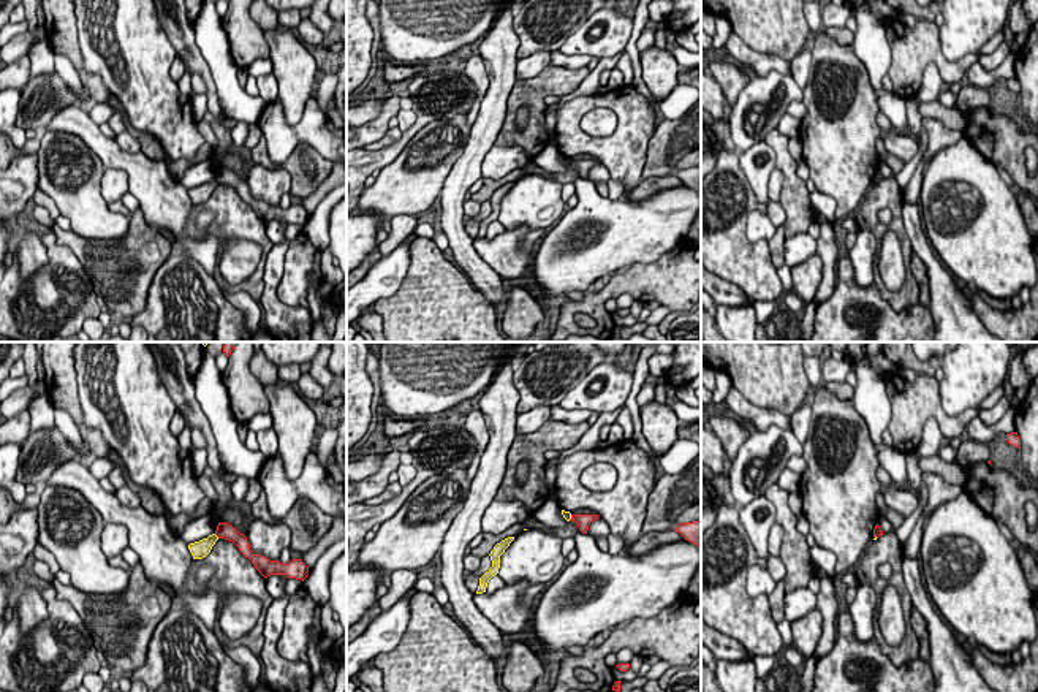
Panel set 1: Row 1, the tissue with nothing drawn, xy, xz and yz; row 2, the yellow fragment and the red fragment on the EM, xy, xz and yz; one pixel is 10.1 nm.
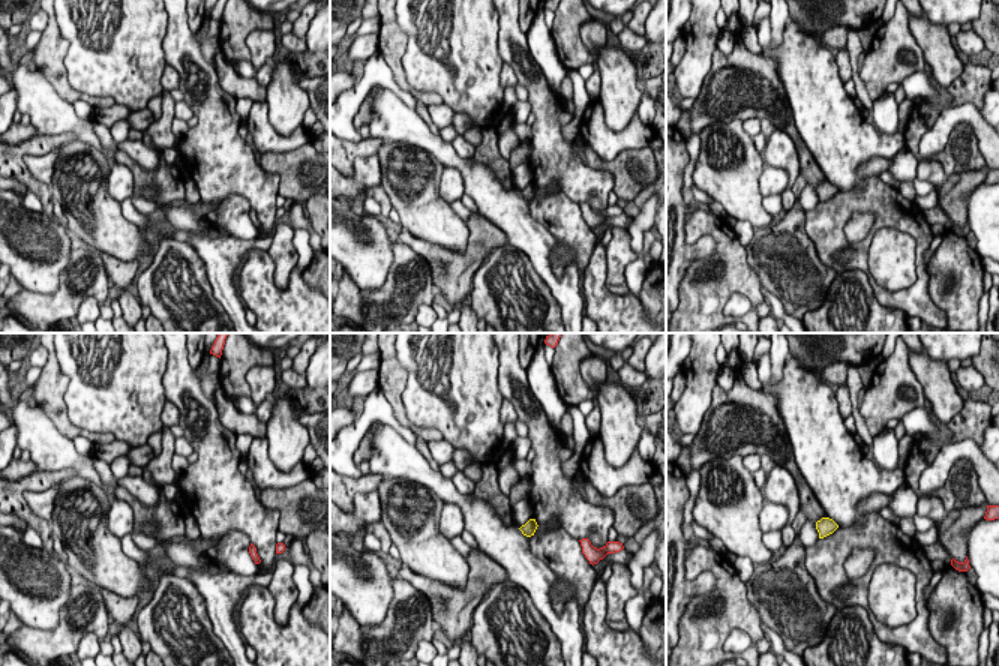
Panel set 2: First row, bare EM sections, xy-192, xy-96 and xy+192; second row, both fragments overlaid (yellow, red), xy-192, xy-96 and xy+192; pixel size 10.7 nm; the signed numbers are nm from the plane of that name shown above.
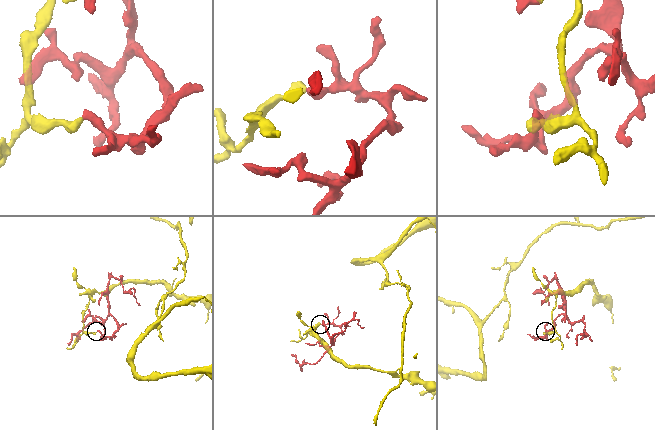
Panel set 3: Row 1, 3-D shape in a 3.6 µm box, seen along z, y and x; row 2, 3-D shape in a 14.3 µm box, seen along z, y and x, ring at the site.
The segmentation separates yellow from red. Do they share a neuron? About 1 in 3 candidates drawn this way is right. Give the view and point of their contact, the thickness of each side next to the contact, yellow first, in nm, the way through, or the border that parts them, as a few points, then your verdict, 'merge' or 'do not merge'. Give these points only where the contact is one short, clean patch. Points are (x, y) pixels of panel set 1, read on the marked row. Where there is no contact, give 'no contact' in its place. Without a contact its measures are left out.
xy (215, 536) | 170/160 nm | along xy (214, 534), (219, 537) | do not merge

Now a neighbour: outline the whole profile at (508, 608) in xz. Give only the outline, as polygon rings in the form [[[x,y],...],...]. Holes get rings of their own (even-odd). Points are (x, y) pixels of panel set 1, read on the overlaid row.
[[[524,580],[503,584],[494,594],[475,594],[473,602],[502,633],[521,632],[530,619],[533,599],[541,594],[544,583],[532,584]]]

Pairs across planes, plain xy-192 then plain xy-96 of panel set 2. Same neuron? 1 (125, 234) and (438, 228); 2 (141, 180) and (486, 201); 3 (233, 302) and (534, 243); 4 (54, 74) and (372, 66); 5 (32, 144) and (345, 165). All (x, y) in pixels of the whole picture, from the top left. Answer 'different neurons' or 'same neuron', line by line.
1: same neuron
2: different neurons
3: same neuron
4: different neurons
5: same neuron

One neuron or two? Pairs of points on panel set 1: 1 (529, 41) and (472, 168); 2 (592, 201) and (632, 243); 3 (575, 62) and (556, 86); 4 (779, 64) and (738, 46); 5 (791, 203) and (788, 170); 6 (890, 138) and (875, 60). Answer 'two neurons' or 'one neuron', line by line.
1: two neurons
2: one neuron
3: two neurons
4: one neuron
5: one neuron
6: two neurons

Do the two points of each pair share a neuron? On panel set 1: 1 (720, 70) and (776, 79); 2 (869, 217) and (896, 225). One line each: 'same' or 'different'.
1: different
2: same

